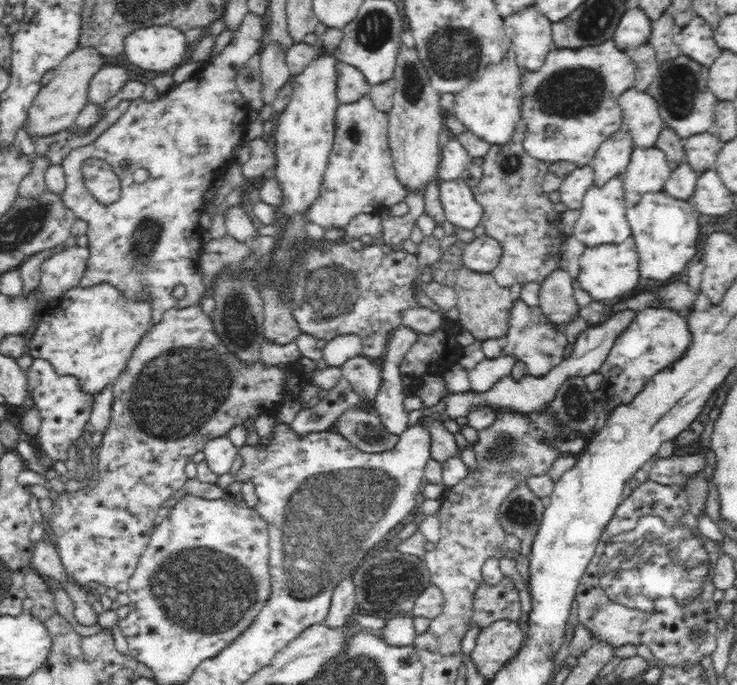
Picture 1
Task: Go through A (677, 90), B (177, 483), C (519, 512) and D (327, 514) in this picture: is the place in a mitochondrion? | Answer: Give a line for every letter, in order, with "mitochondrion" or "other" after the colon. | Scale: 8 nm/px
A: mitochondrion
B: other
C: mitochondrion
D: mitochondrion

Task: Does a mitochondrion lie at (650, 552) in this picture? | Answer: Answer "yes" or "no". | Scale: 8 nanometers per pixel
yes

